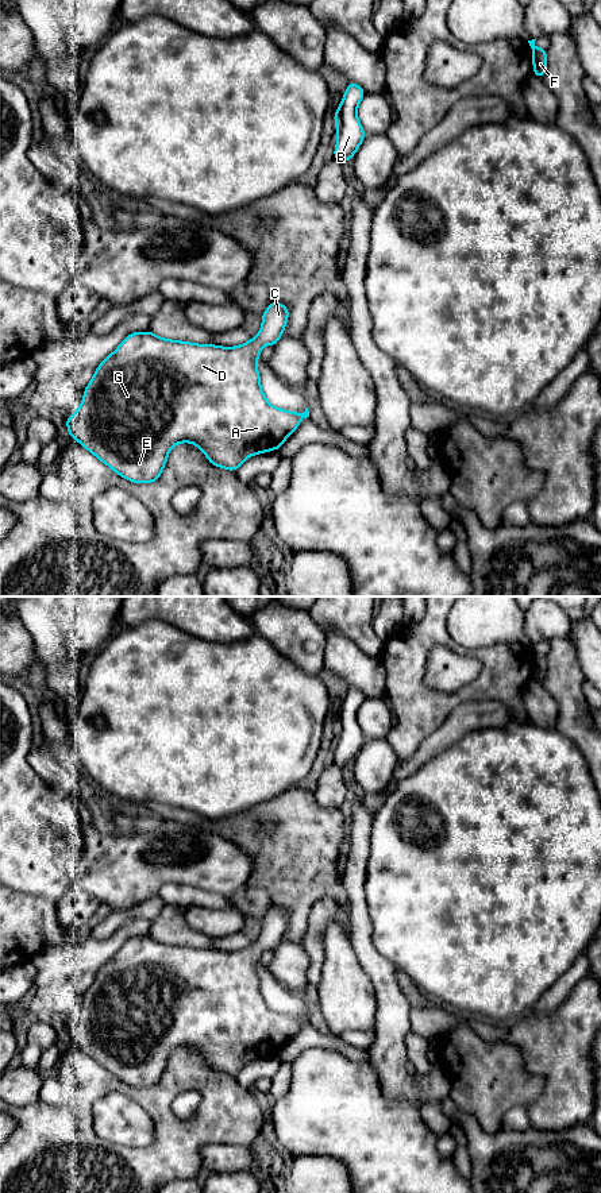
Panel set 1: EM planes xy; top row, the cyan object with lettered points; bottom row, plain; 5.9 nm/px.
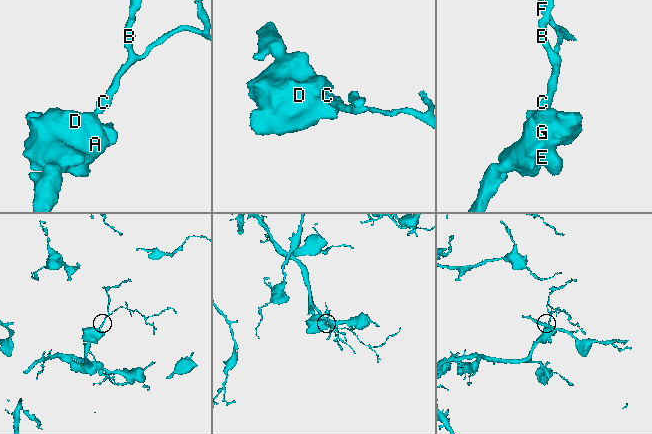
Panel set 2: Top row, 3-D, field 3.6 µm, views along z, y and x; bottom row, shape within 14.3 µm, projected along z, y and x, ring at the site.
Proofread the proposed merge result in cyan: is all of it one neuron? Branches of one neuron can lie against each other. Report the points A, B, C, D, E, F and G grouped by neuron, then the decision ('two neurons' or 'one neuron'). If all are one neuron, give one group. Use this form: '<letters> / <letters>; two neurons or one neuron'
A B C D E F G; one neuron

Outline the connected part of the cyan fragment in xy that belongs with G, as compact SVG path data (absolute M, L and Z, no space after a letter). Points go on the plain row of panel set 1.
M271 906L262 918L262 930L254 943L236 951L196 949L158 942L151 935L132 937L96 973L84 995L82 1008L65 1024L69 1042L76 1043L100 1066L132 1088L153 1088L161 1082L170 1054L178 1047L199 1051L215 1072L235 1076L250 1061L280 1055L284 1046L296 1036L309 1015L294 1018L270 1009L261 992L257 964L263 950L276 950L284 939L289 914Z

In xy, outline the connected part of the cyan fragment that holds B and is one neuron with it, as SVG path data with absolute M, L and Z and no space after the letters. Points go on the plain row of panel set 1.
M347 687L347 695L334 718L338 745L334 754L334 762L343 769L347 764L355 761L366 738L358 723L357 714L366 696L358 688Z

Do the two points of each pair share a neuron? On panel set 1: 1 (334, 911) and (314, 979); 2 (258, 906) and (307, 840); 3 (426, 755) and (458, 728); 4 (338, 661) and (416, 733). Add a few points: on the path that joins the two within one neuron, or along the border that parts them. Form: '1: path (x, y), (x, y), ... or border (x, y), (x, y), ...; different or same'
1: path (316, 927), (315, 961); same
2: border (246, 884), (262, 888), (272, 904); different
3: path (434, 746), (450, 732); same
4: border (381, 664), (385, 671), (385, 695); different

